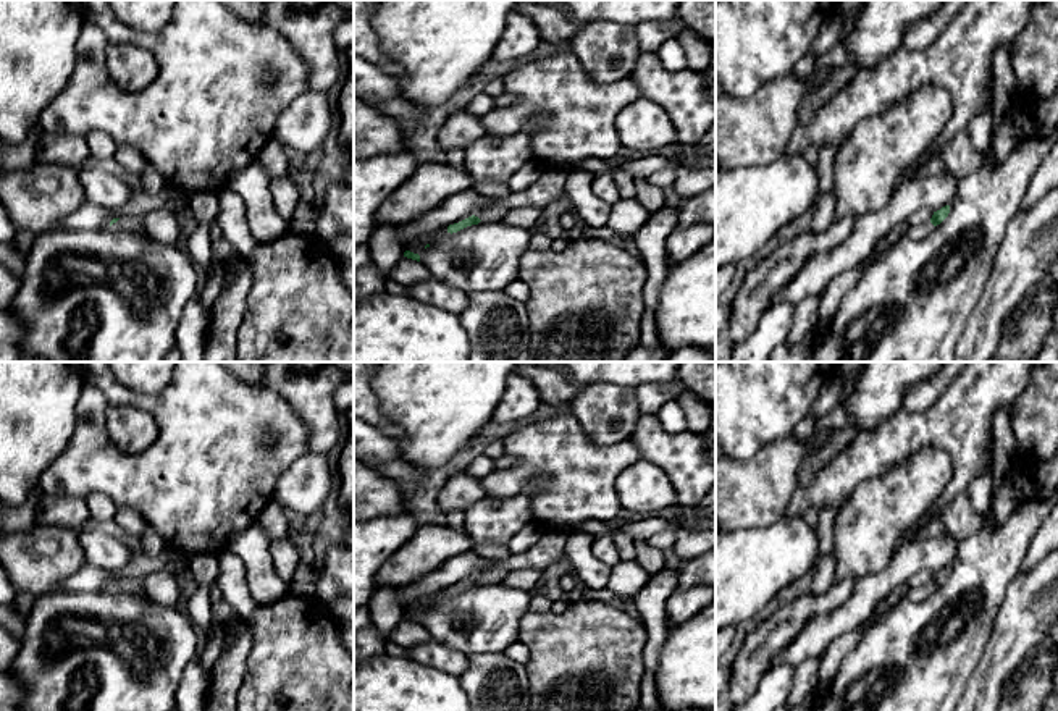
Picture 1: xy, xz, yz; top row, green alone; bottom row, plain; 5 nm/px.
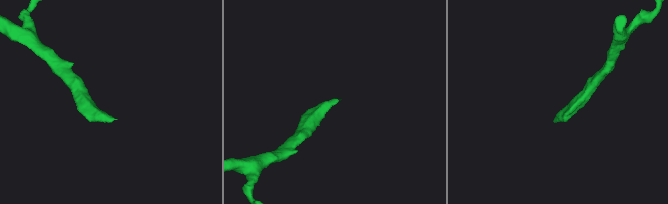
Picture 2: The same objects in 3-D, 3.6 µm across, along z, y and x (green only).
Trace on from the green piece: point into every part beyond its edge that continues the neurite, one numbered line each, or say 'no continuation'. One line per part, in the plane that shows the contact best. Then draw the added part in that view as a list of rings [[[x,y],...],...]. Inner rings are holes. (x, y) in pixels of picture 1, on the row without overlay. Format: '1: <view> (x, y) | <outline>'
1: xy (128, 585) | [[[126,578],[120,580],[116,585],[111,587],[113,591],[132,593],[132,595],[144,595],[145,588],[144,583],[139,580]]]

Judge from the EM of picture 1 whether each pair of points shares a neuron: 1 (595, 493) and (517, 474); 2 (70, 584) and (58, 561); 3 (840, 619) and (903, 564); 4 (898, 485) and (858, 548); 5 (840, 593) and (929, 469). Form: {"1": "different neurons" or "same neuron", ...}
{"1": "same neuron", "2": "different neurons", "3": "same neuron", "4": "same neuron", "5": "different neurons"}

